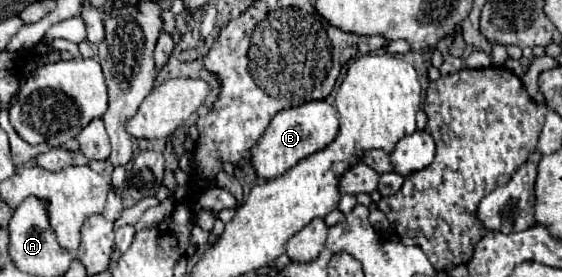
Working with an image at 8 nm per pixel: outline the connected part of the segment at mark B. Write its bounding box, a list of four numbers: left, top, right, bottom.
[251,101,339,179]

